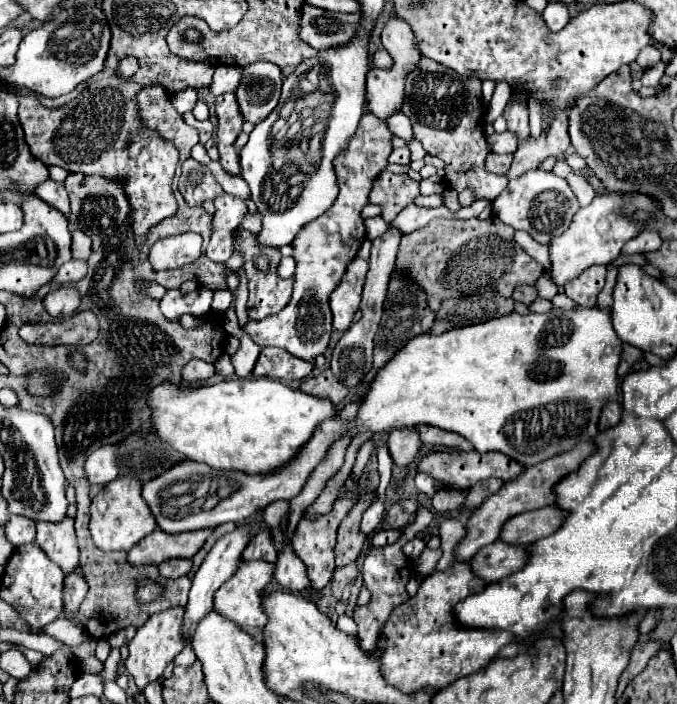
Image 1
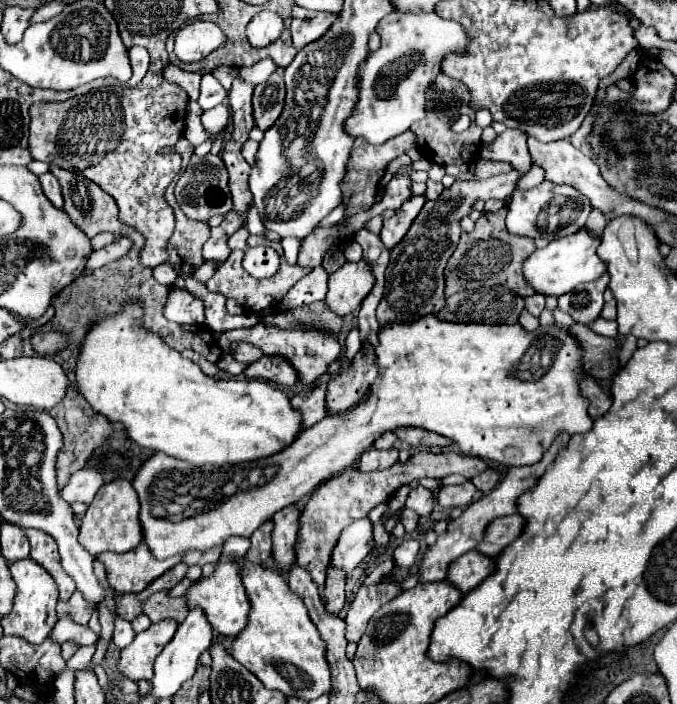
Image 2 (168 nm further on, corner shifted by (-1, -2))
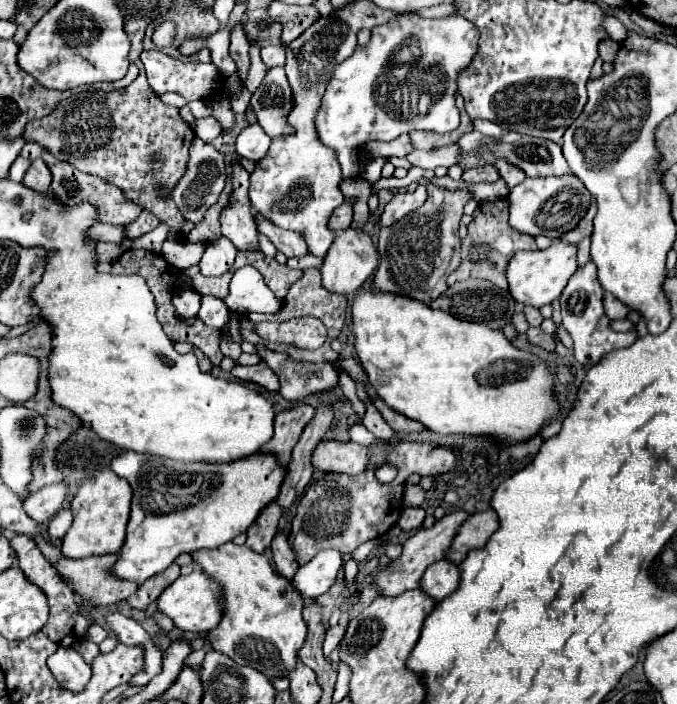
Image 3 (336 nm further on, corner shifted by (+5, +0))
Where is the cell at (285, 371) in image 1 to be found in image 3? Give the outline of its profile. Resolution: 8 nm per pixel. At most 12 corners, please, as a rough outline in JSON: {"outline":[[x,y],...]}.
{"outline":[[264,364],[240,366],[234,378],[254,382],[270,392],[280,388],[278,376]]}

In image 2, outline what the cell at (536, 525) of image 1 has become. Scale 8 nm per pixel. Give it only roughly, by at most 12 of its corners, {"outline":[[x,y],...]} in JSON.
{"outline":[[512,514],[490,522],[478,552],[500,556],[522,534],[526,518]]}

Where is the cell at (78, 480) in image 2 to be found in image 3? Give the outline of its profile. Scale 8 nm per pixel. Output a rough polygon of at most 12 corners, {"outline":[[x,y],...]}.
{"outline":[[64,484],[30,494],[24,512],[46,526],[68,500]]}

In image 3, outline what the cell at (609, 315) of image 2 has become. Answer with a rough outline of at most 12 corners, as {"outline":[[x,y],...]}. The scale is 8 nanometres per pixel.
{"outline":[[610,292],[604,294],[604,310],[612,320],[628,316],[628,306]]}

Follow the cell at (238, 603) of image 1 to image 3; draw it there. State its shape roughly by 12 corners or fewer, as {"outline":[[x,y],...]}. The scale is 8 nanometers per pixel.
{"outline":[[200,568],[156,600],[182,632],[208,632],[222,616],[220,588]]}

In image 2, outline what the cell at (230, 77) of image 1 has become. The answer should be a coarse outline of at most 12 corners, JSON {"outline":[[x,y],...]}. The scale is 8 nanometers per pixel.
{"outline":[[260,60],[250,68],[238,68],[238,78],[256,86],[274,70],[272,60]]}

